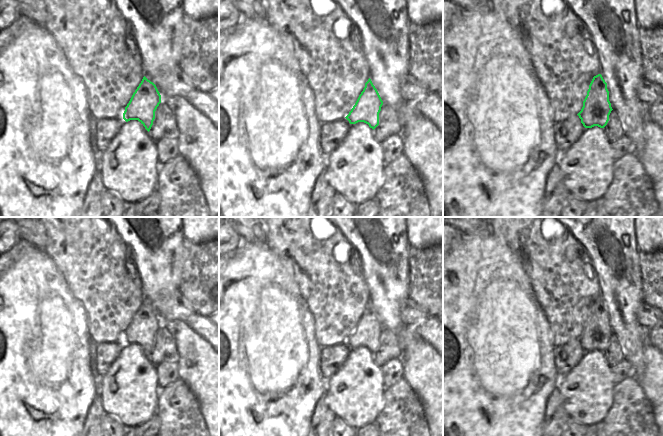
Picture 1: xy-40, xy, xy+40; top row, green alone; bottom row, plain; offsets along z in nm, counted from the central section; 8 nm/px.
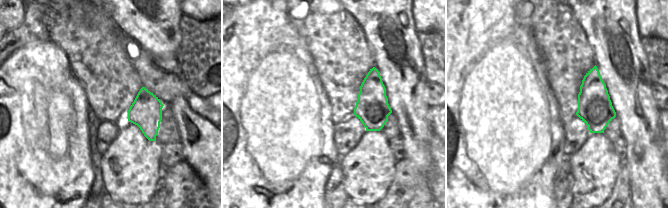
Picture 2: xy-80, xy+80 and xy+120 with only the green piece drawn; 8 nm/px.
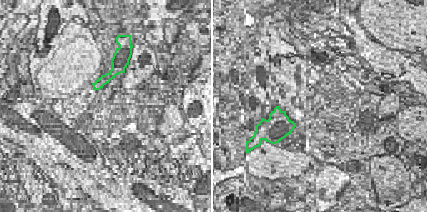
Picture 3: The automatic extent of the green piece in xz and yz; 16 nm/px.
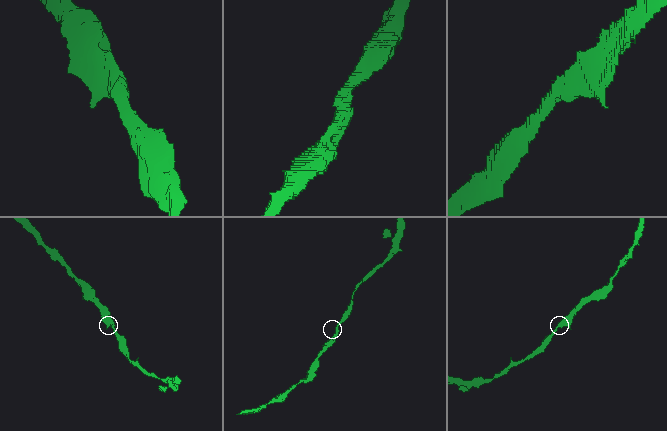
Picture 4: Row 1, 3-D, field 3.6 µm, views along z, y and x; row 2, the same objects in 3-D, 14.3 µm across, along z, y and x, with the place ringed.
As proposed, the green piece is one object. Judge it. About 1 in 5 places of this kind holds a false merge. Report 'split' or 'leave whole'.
leave whole

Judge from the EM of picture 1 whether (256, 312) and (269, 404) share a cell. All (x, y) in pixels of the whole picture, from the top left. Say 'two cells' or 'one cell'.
one cell

